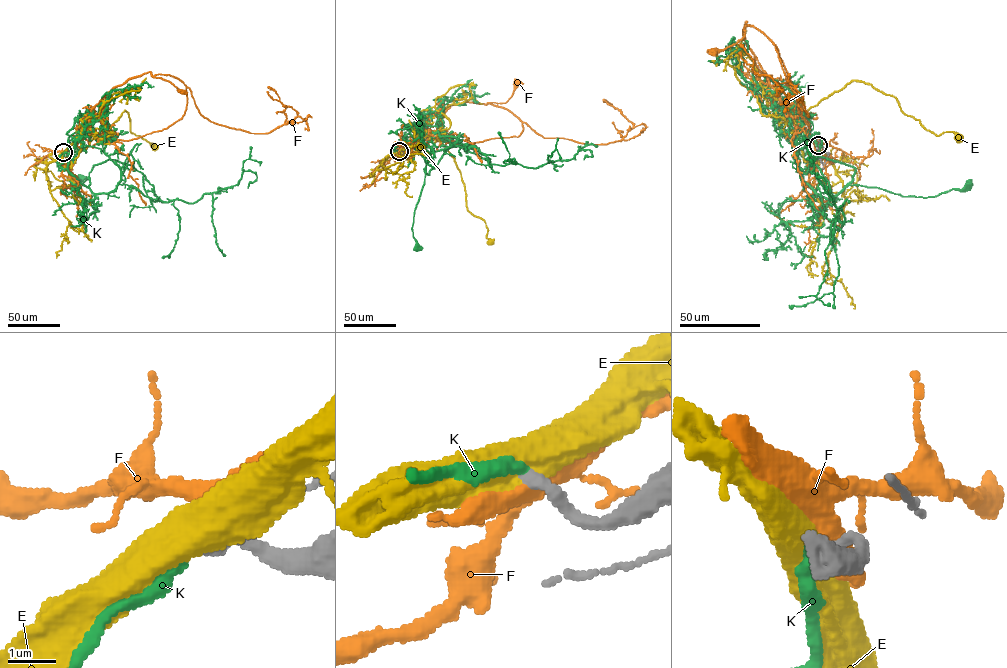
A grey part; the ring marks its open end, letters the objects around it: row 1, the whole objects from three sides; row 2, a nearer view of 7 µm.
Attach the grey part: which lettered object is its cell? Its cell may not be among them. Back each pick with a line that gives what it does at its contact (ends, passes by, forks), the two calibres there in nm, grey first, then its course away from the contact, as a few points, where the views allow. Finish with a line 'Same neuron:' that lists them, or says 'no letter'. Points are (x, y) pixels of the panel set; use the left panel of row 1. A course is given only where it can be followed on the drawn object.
K: It ends there. Thickness 260 nm (grey) against 240 nm. Its course: (63, 152), (58, 166), (88, 187), (89, 178), (76, 185), (80, 178)
Same neuron: K

